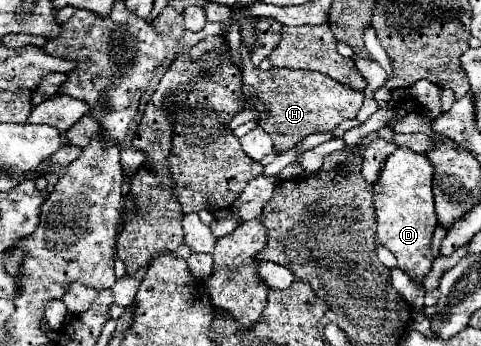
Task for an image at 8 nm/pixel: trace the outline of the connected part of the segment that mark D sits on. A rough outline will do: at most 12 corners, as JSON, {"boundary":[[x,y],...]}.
{"boundary":[[396,148],[374,182],[378,238],[414,282],[432,268],[434,166]]}

